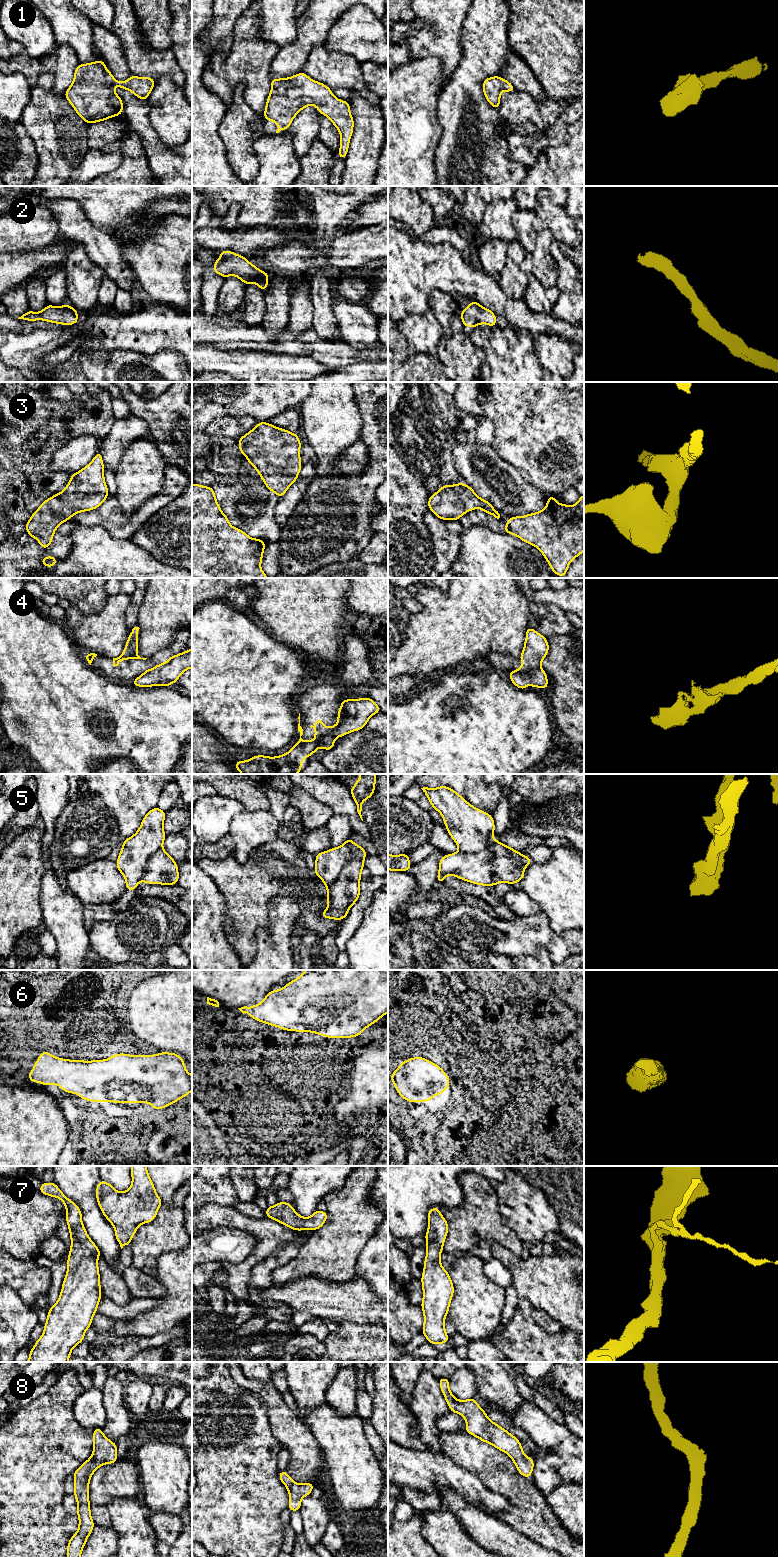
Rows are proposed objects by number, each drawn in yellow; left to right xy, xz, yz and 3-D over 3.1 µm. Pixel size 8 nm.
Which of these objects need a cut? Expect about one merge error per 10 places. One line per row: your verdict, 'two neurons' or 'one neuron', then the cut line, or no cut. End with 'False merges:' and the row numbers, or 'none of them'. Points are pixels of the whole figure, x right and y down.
1: one neuron; no cut
2: one neuron; no cut
3: one neuron; no cut
4: two neurons; cut in xz along (341, 706), (343, 717), (334, 736)
5: two neurons; cut in xz along (345, 842), (350, 849), (350, 860), (339, 876), (326, 887)
6: one neuron; no cut
7: one neuron; no cut
8: one neuron; no cut
False merges: 4, 5

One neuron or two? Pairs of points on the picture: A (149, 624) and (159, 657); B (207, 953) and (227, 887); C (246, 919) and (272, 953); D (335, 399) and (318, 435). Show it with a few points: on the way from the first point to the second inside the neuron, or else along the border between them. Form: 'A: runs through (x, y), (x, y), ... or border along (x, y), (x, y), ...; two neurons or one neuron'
A: border along (175, 636), (166, 647), (147, 657), (137, 654); two neurons
B: border along (210, 878), (224, 898), (226, 915), (230, 920); two neurons
C: border along (268, 911), (268, 923), (256, 930), (255, 955); two neurons
D: runs through (330, 408), (330, 423), (327, 426); one neuron

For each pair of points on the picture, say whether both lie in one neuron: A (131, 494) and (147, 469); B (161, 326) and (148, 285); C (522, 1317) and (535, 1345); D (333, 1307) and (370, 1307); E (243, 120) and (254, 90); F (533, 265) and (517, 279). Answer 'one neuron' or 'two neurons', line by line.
A: one neuron
B: two neurons
C: one neuron
D: one neuron
E: two neurons
F: two neurons

